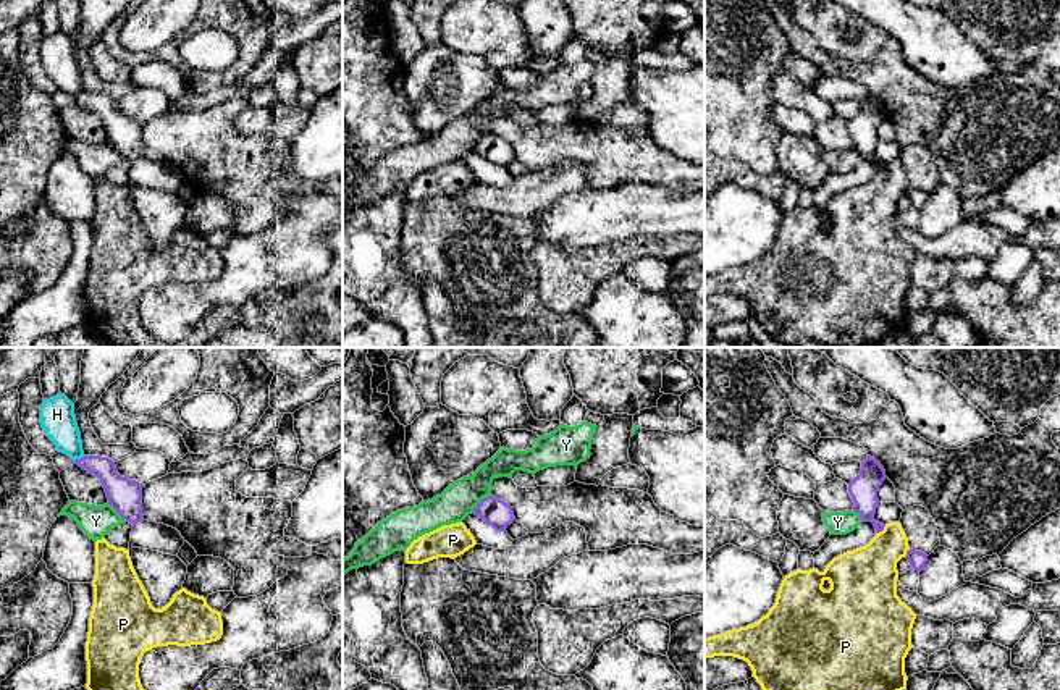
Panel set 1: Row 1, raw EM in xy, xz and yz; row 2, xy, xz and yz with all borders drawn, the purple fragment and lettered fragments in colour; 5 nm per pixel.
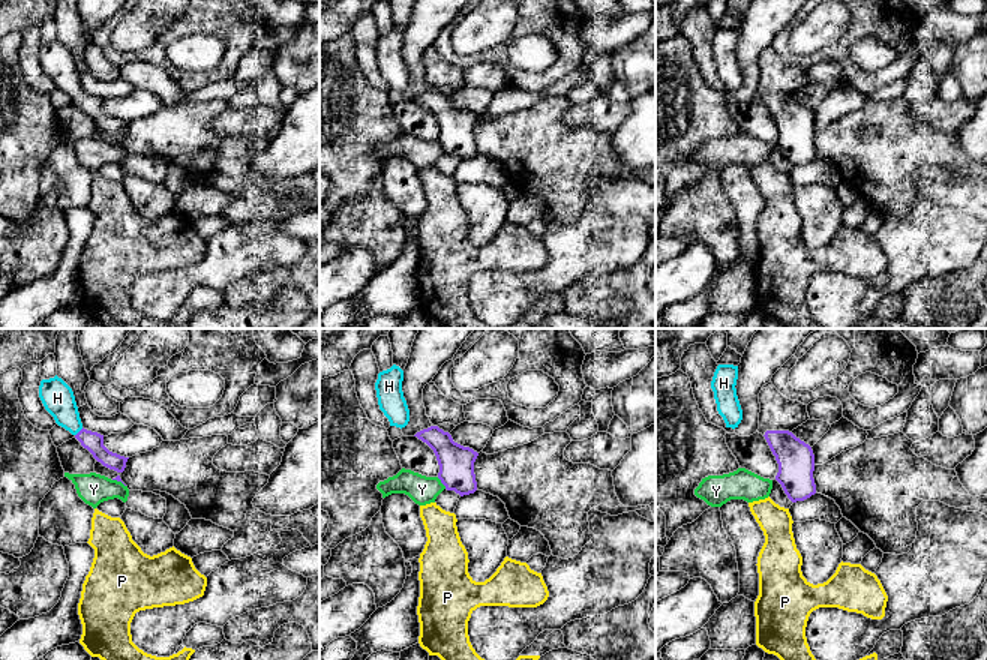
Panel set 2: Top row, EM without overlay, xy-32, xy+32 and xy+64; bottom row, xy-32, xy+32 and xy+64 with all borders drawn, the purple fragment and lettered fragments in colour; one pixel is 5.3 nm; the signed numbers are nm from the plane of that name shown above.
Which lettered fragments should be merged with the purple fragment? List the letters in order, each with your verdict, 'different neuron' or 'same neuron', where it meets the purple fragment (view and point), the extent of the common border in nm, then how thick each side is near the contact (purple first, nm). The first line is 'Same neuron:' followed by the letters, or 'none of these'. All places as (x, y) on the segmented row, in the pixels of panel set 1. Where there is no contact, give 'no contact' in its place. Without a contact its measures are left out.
Same neuron: H
H: same neuron; contact xy (81, 458); length 60 nm; calibres 140 and 180 nm
P: different neuron; contact yz (881, 530); length 60 nm; calibres 150 and 300 nm
Y: different neuron; contact xz (480, 501); length 140 nm; calibres 140 and 170 nm

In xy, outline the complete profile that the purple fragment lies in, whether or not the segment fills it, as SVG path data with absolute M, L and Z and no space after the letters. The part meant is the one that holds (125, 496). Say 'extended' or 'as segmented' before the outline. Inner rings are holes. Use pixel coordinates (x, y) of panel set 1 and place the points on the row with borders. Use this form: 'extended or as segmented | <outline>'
extended | M61 393L44 399L40 423L45 435L53 441L58 452L69 456L74 464L97 477L105 488L108 504L129 524L142 519L144 485L121 477L115 462L108 457L86 456L81 433L76 423L74 404Z

